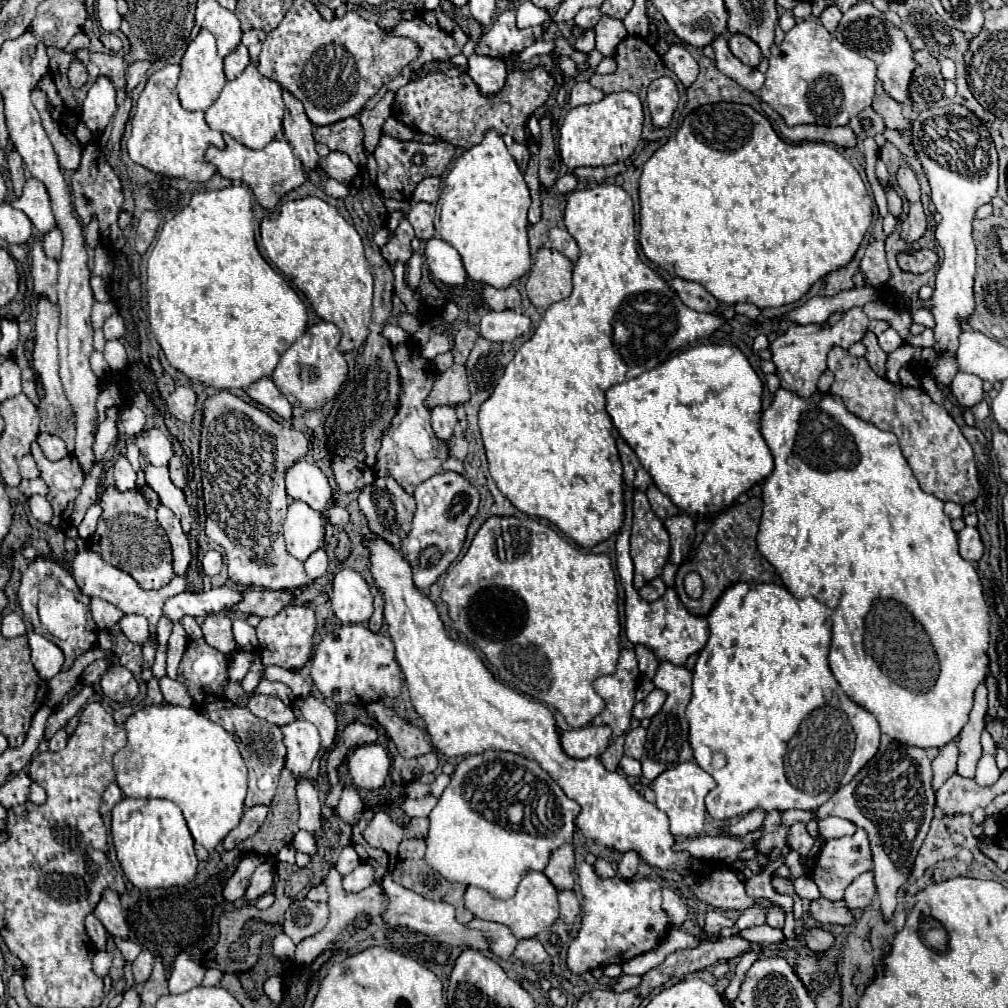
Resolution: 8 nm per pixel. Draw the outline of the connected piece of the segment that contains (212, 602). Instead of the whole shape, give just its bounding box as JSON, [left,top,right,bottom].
[164,586,240,624]

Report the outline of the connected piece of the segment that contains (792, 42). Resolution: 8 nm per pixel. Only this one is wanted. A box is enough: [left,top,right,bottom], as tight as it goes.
[760,20,876,126]

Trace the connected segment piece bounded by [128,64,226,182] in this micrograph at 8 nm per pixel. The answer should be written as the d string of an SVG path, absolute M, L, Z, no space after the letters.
M170 64L148 78L146 88L138 98L138 108L132 120L128 154L136 164L156 174L184 178L190 182L206 182L214 176L216 166L204 160L204 152L208 150L210 144L214 144L220 150L224 150L226 144L222 140L222 134L206 124L204 112L188 112L182 108L176 94L178 76L180 76L180 66Z

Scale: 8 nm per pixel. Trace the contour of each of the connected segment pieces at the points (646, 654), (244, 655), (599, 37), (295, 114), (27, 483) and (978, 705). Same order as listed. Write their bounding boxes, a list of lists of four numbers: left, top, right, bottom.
[[634,646,658,680],[228,650,258,682],[596,14,628,56],[282,90,320,170],[20,478,48,496],[958,678,988,778]]

